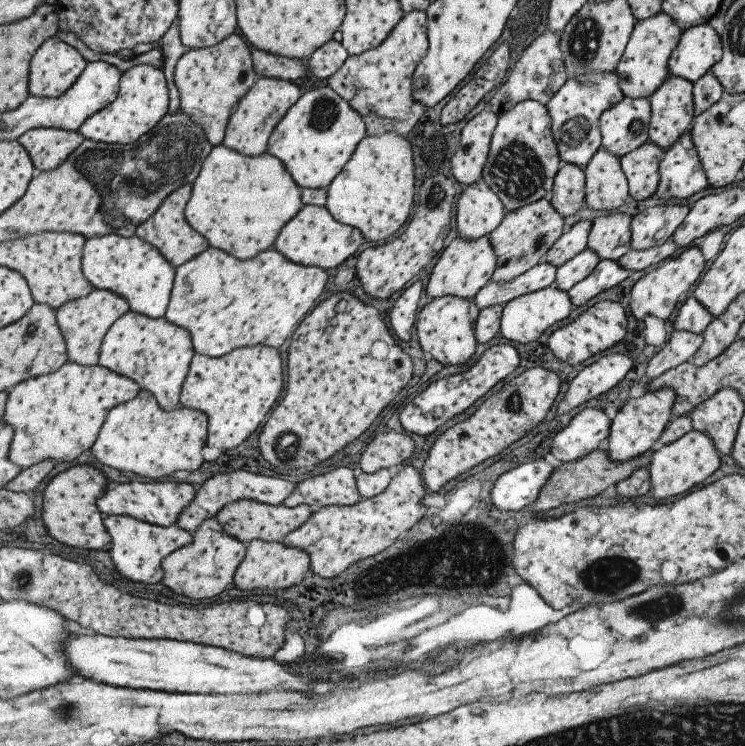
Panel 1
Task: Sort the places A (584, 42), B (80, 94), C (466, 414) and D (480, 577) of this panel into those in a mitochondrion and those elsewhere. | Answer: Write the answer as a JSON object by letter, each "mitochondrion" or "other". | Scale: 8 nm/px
{"A":"mitochondrion","B":"other","C":"other","D":"mitochondrion"}

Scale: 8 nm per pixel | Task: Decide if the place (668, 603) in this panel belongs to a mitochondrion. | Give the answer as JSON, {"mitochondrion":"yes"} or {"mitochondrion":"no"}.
{"mitochondrion":"yes"}

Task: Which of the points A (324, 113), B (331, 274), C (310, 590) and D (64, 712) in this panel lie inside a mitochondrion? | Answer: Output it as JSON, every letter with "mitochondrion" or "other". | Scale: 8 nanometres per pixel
{"A":"mitochondrion","B":"other","C":"other","D":"mitochondrion"}

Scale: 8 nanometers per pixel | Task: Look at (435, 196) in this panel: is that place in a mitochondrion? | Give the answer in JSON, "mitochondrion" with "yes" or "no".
{"mitochondrion":"yes"}

